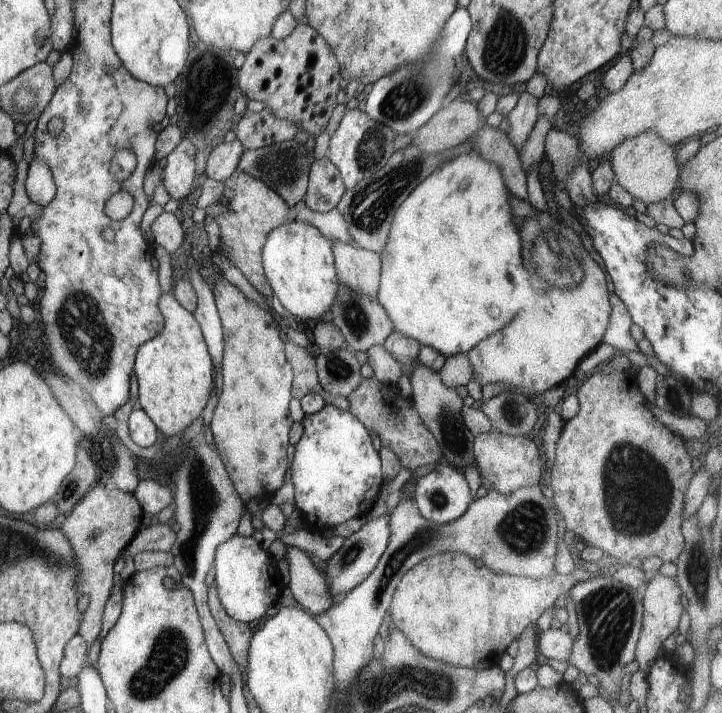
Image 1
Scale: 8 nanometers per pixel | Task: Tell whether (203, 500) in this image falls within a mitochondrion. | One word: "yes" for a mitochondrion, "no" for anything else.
yes

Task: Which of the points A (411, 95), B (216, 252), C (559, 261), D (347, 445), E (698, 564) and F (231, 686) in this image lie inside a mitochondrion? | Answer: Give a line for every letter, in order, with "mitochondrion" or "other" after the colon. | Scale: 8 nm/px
A: mitochondrion
B: other
C: mitochondrion
D: other
E: mitochondrion
F: other

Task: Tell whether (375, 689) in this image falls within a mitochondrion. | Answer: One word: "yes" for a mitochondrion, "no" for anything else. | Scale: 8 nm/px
yes

